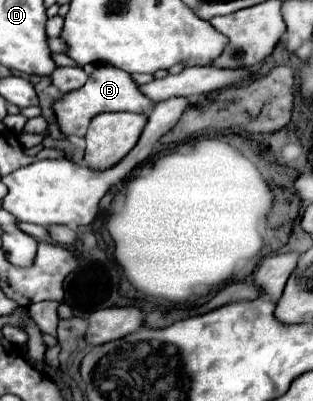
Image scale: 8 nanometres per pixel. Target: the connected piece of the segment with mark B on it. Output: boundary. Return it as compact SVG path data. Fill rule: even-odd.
M99 65L91 75L89 75L89 81L73 91L73 93L67 93L61 101L57 101L53 105L55 109L55 115L57 115L57 121L59 121L59 127L65 135L79 135L83 137L85 131L87 131L87 125L89 121L97 115L97 113L105 113L105 111L129 111L129 113L141 113L141 115L147 115L151 111L155 103L149 101L149 97L145 97L139 89L139 85L133 81L133 77L117 67L109 67L109 65Z

